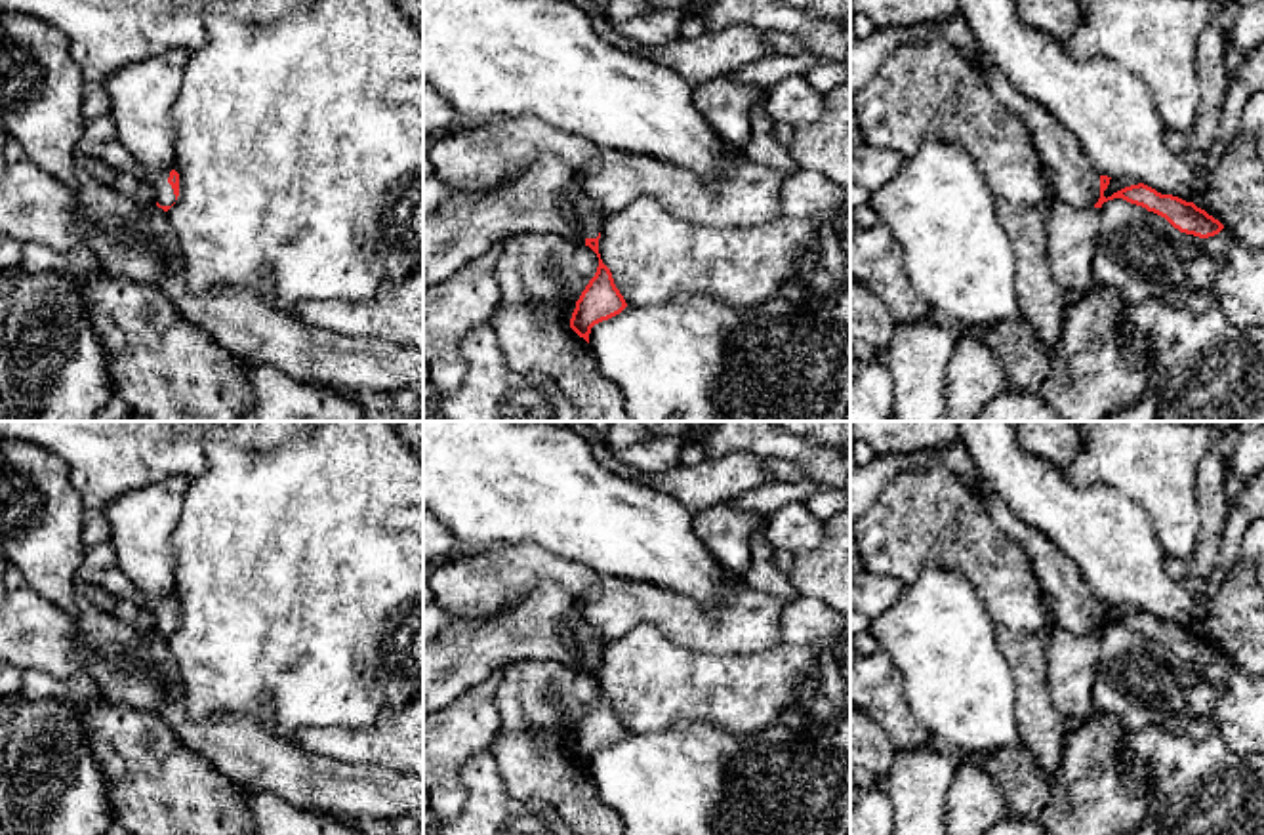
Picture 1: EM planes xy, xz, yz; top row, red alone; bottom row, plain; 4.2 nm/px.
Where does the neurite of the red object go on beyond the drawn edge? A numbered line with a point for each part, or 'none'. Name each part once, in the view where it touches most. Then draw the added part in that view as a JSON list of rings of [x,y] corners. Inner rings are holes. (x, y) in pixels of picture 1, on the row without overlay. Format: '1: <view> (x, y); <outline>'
1: xy (100, 567); [[[109,541],[84,549],[82,562],[76,572],[78,580],[90,581],[116,597],[141,602],[156,620],[160,633],[172,633],[175,621],[168,610],[172,597],[145,597],[118,566],[116,555]]]

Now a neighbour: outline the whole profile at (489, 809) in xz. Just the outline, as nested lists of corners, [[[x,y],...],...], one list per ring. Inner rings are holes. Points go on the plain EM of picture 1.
[[[488,751],[473,755],[459,778],[465,803],[454,820],[437,825],[438,835],[574,835],[547,803],[513,797]]]

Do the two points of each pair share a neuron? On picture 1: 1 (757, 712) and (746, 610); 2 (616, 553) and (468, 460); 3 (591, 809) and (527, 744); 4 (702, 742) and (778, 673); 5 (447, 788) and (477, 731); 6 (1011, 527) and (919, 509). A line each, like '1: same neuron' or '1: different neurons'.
1: different neurons
2: same neuron
3: same neuron
4: different neurons
5: same neuron
6: different neurons

